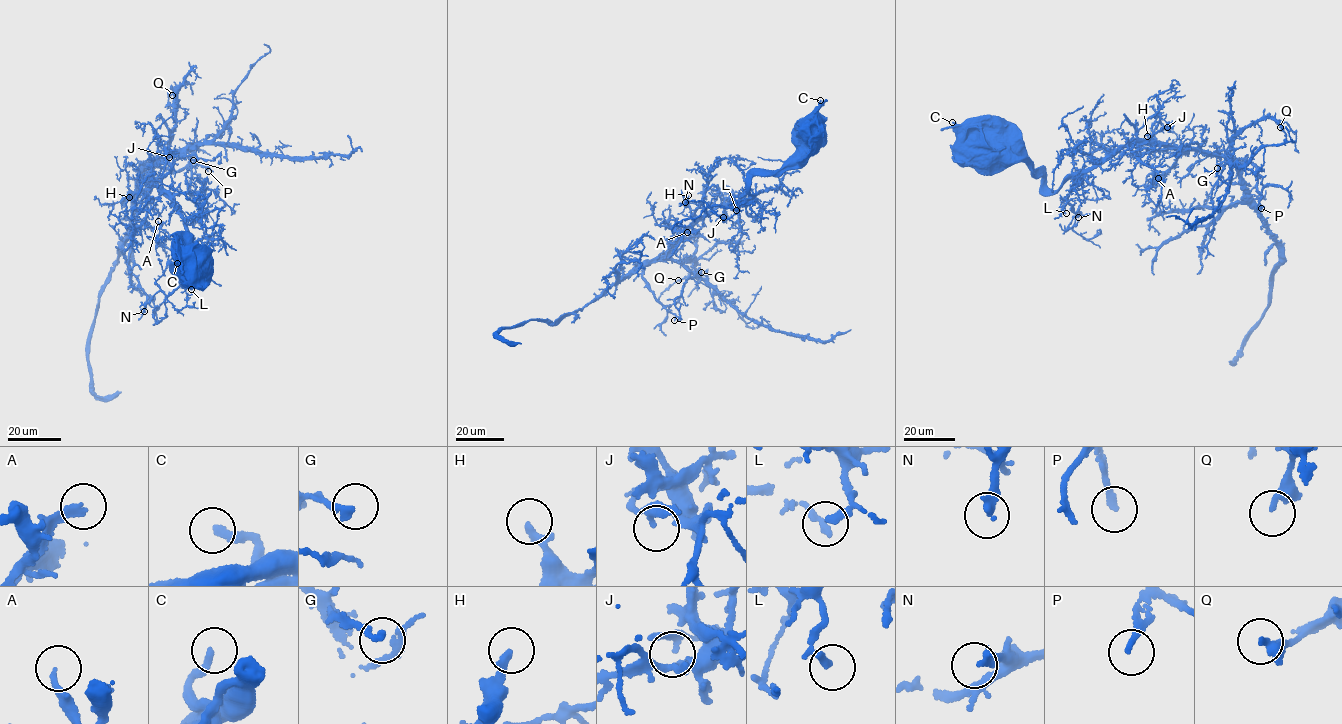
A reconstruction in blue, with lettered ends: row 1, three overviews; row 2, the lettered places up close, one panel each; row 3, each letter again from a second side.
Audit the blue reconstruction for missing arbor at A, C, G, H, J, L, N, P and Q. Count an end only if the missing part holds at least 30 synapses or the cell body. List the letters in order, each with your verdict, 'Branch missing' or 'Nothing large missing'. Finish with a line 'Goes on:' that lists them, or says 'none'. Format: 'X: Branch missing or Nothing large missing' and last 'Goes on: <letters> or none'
A: Nothing large missing
C: Nothing large missing
G: Nothing large missing
H: Branch missing
J: Nothing large missing
L: Nothing large missing
N: Nothing large missing
P: Nothing large missing
Q: Nothing large missing
Goes on: H

